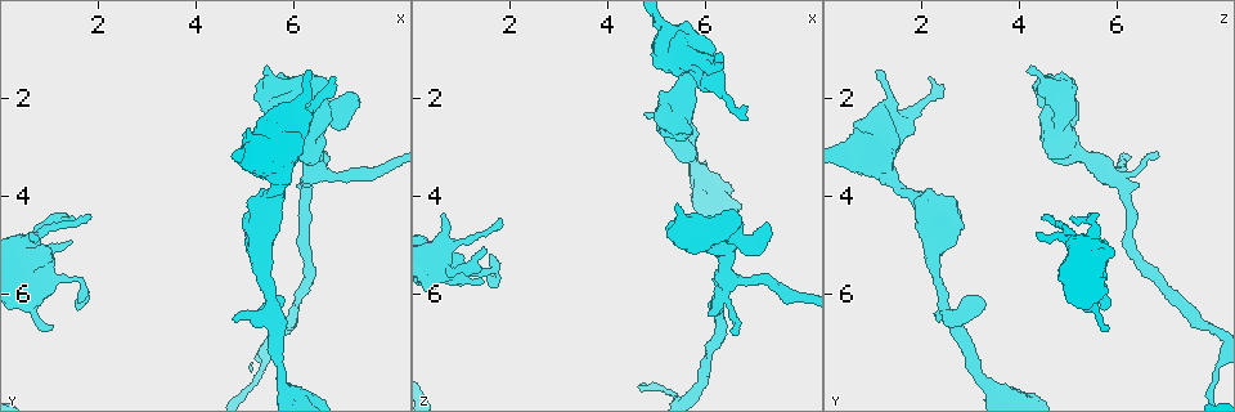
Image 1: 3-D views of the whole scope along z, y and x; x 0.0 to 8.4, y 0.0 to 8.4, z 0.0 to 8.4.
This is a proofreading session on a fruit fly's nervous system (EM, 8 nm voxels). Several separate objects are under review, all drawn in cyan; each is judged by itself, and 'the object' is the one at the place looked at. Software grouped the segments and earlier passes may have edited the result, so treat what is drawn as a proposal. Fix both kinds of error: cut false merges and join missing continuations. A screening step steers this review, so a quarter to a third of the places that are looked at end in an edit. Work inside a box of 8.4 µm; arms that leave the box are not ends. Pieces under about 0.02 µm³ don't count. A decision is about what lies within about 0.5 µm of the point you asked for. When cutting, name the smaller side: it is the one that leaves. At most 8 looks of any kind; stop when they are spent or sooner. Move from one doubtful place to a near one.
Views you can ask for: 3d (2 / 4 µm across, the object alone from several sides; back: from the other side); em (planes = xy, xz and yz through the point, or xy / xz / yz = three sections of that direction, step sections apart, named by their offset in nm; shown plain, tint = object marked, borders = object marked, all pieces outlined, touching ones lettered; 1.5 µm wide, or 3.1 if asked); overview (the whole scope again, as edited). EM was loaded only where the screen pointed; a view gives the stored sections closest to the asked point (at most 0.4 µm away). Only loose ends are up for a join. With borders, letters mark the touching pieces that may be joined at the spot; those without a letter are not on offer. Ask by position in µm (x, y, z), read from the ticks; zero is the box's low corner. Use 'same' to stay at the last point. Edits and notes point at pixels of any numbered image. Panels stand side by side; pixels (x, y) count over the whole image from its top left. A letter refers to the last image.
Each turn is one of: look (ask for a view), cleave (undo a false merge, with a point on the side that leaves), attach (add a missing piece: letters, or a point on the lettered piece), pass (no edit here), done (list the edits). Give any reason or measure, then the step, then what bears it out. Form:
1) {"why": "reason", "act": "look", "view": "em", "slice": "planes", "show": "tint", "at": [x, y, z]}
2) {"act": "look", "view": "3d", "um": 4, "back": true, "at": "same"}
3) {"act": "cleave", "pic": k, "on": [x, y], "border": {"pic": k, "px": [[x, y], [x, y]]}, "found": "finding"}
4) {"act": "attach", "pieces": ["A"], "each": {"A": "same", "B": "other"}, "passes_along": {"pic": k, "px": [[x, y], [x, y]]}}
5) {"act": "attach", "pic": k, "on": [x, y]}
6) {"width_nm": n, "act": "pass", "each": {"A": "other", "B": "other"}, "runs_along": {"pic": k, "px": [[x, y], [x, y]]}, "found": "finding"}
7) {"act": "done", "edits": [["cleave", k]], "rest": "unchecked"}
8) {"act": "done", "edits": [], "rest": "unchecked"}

{"why": "calibre changes", "act": "look", "view": "3d", "um": 4, "at": [5.40, 6.40, 2.55]}

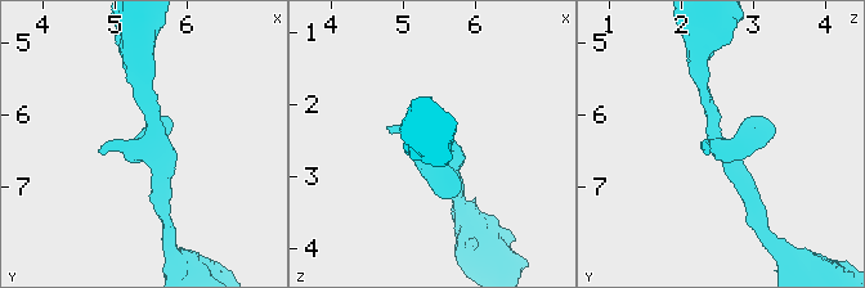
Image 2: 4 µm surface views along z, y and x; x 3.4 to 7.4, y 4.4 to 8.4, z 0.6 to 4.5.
{"act": "look", "view": "em", "slice": "yz", "step": 4, "show": "tint", "at": [5.45, 6.40, 2.55]}

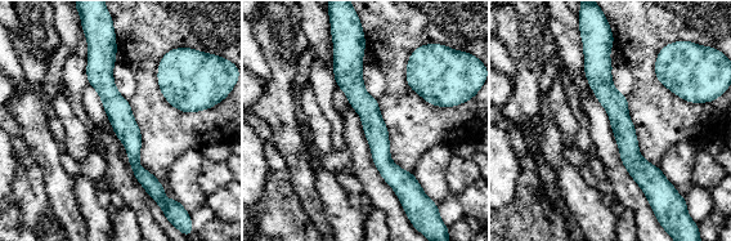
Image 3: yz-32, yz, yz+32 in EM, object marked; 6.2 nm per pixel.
{"why": "another direction", "act": "look", "view": "em", "slice": "planes", "show": "borders", "at": "same"}

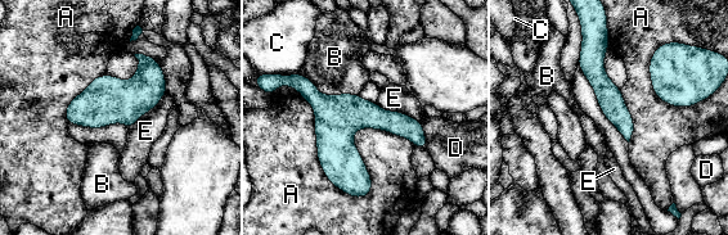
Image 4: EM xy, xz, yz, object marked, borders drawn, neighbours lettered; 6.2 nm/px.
{"act": "pass", "each": {"A": "other", "B": "other", "C": "other", "D": "other", "E": "other"}, "runs_along": {"pic": 4, "px": [[300, 78], [359, 190]]}, "found": "one neuron here"}

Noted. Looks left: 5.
{"why": "branch stops here", "act": "look", "view": "3d", "um": 4, "at": [1.10, 6.65, 5.80]}

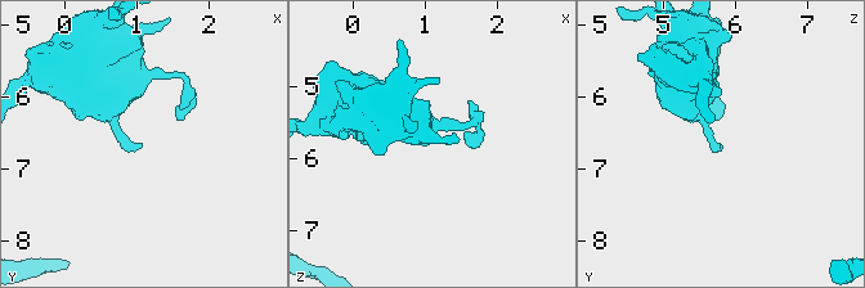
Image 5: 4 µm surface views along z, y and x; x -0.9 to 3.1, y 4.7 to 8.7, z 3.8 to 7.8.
{"act": "look", "view": "em", "slice": "planes", "show": "borders", "at": [1.10, 6.65, 5.80]}

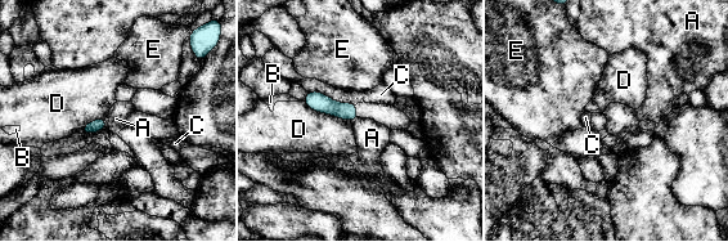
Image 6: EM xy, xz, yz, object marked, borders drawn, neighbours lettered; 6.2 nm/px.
{"width_nm": 80, "longest_contact_nm": ["D", 340], "act": "pass", "each": {"A": "other", "B": "other", "C": "other", "D": "other", "E": "other"}, "found": "no lettered piece goes on from it"}

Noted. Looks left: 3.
{"why": "tapers out", "act": "look", "view": "em", "slice": "yz", "step": 8, "show": "tint", "at": [1.80, 4.50, 4.40]}

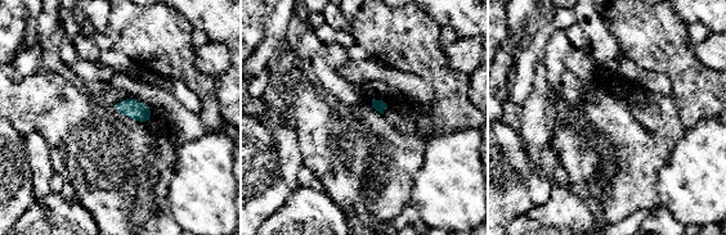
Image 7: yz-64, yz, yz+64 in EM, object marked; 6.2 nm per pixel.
{"why": "cut it another way", "act": "look", "view": "em", "slice": "planes", "show": "borders", "at": "same"}

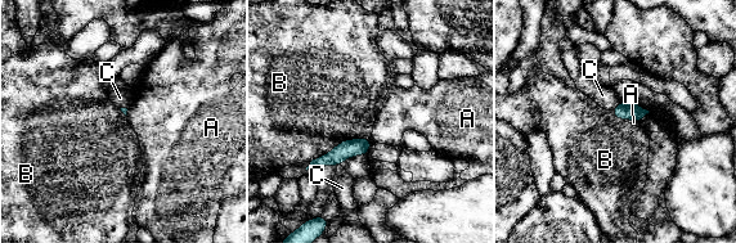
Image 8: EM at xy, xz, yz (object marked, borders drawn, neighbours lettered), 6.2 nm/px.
{"longest_contact_nm": ["B", 400], "act": "pass", "each": {"A": "other", "B": "other", "C": "other"}, "runs_along": {"pic": 8, "px": [[368, 143], [317, 162]]}, "found": "none of them fits"}

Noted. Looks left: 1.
{"act": "done", "edits": [], "rest": "unchecked"}

